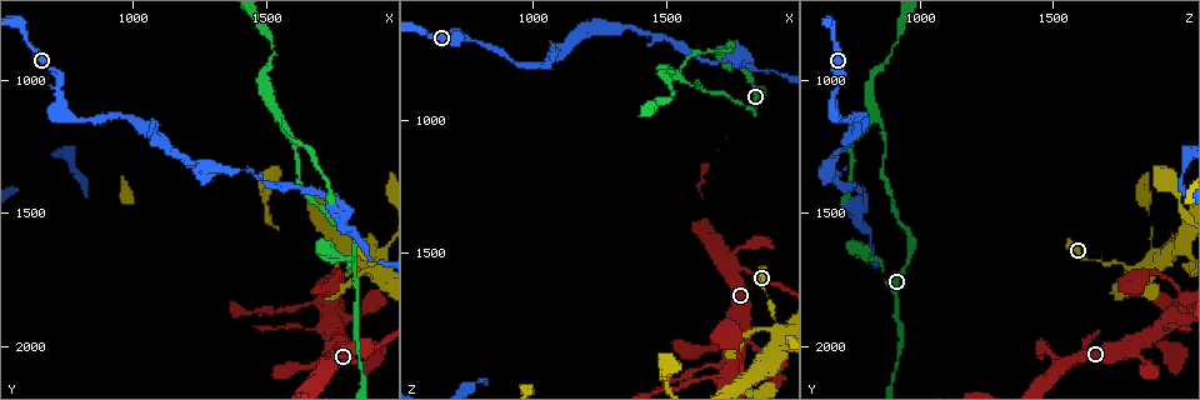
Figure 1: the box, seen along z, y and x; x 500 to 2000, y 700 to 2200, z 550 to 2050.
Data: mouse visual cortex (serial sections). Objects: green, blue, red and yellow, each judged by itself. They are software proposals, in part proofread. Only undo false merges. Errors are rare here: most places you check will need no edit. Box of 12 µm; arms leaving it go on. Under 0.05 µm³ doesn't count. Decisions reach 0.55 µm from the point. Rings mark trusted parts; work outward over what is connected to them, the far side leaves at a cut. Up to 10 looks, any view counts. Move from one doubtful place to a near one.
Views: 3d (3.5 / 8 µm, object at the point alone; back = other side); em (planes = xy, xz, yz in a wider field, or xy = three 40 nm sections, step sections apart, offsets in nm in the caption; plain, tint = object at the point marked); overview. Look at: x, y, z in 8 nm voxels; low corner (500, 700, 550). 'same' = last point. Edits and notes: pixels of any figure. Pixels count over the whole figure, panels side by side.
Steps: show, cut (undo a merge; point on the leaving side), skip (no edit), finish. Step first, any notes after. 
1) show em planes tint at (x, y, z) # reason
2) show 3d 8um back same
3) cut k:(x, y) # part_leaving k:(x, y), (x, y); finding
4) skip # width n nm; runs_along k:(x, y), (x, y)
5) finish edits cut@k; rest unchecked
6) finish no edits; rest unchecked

show 3d 3.5um at (1770, 1830, 1970) # small branch off a trunk

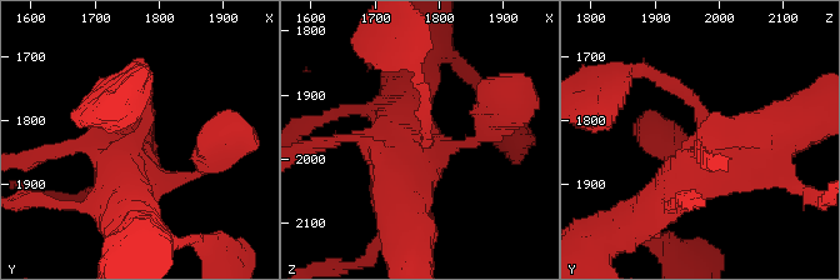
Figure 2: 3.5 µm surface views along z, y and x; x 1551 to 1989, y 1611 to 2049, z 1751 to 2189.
show em xy step 2 tint at (1760, 1835, 1970) # need the tissue

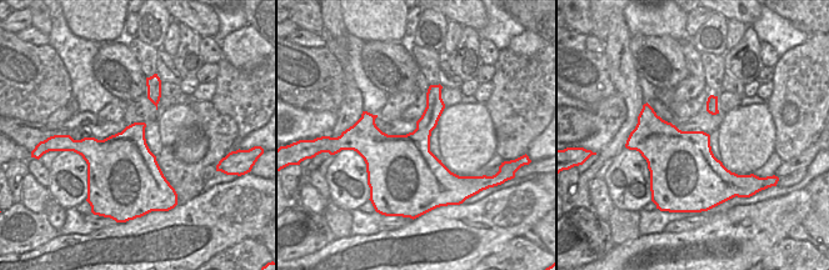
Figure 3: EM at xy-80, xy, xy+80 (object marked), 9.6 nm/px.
skip # runs_along 2:(630, 221), (701, 163), (689, 98); continuous, no second cell

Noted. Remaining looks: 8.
show em planes tint at (1930, 1710, 1780) # thick turns thin

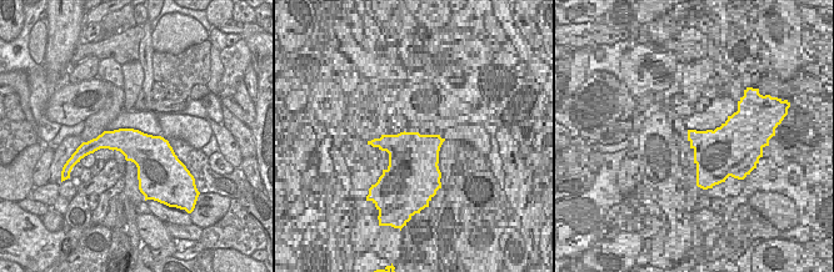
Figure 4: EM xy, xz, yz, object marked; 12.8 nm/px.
show 3d 3.5um same

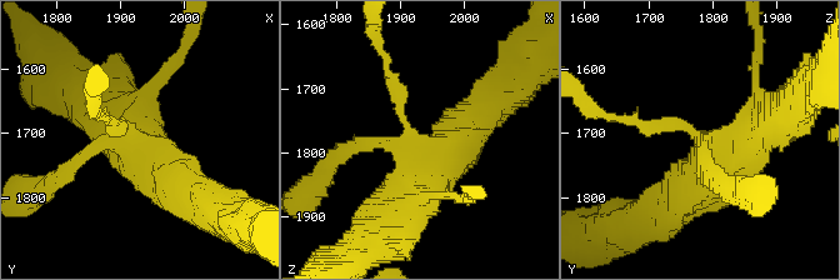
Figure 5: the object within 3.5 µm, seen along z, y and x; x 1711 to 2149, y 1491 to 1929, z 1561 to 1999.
skip # arms 4; arm_widths 150, 150, 600, 600 nm; runs_along 5:(389, 74), (416, 158), (401, 211); one cell here

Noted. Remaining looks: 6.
show 3d 3.5um at (1550, 1140, 830) # a narrow waist

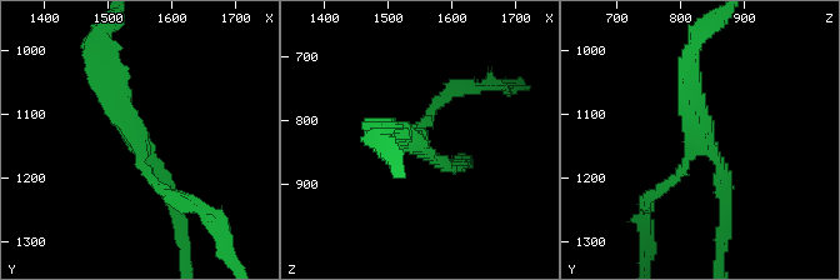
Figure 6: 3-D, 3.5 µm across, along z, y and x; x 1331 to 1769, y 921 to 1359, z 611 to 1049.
show em xy step 1 tint at (1545, 1135, 840) # arms 3; arm_widths 150, 150, 300 nm; now the EM

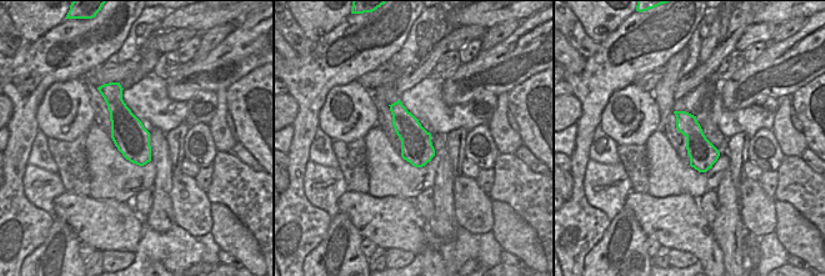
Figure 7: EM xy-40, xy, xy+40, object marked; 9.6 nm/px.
cut 6:(659, 188) # part_leaving 6:(689, 159), (646, 198), (646, 233); two cells meet here

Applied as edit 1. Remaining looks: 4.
show 3d 3.5um at (1200, 1310, 680) # calibre changes

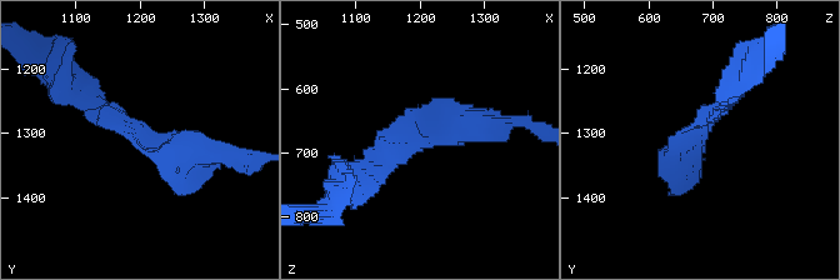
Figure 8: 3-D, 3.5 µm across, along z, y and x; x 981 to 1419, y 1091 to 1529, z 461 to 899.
show em planes plain at (1210, 1300, 680) # arm_widths 150, 450 nm; now the EM

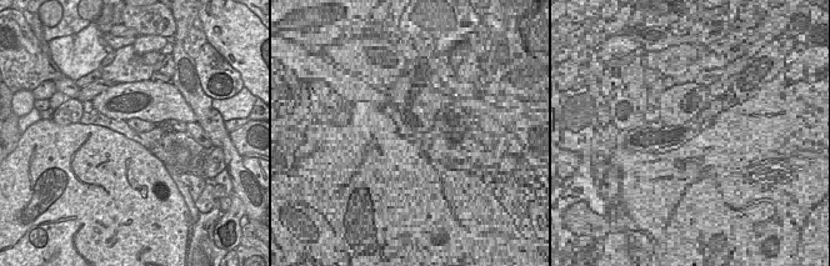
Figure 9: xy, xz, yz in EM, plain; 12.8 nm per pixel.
show em planes tint same

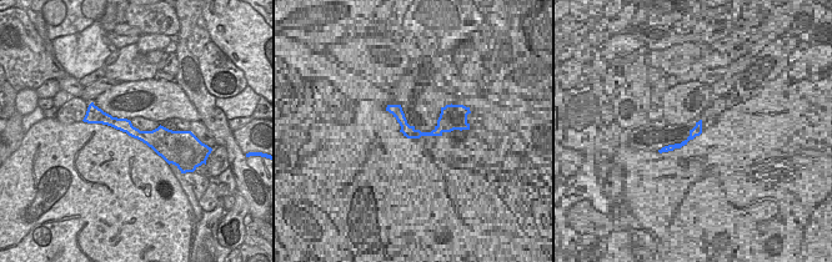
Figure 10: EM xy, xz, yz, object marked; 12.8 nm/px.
skip # runs_along 8:(81, 93), (165, 146), (224, 154); one cell here

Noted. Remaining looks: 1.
finish edits cut@6; rest unchecked

